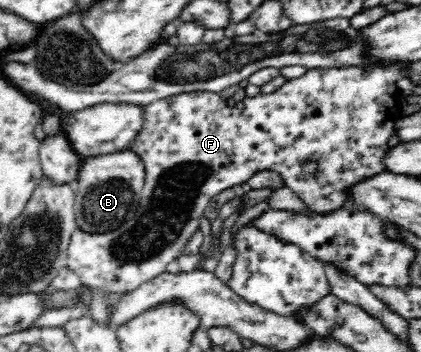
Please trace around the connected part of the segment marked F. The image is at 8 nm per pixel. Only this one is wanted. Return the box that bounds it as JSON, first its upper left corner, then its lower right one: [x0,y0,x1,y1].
[67,64,403,294]

